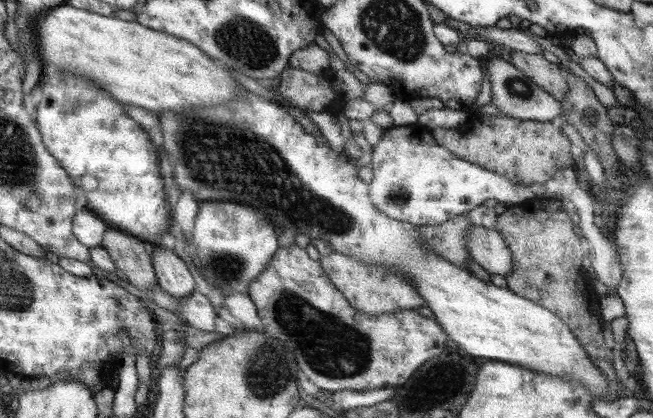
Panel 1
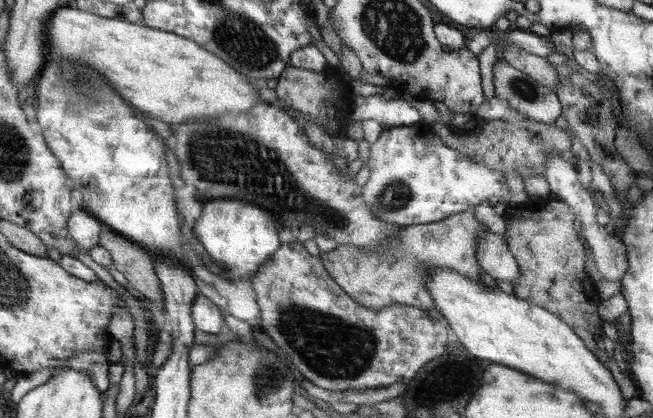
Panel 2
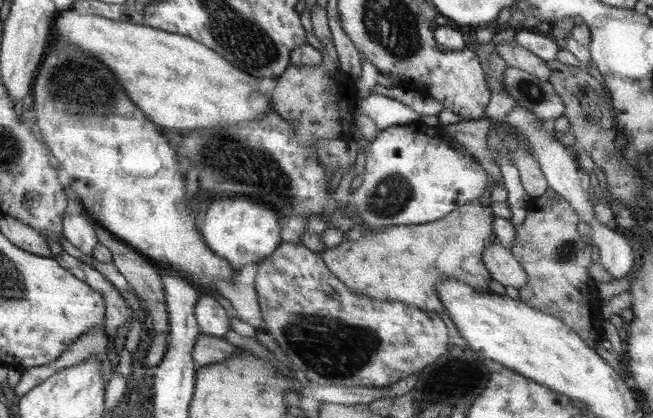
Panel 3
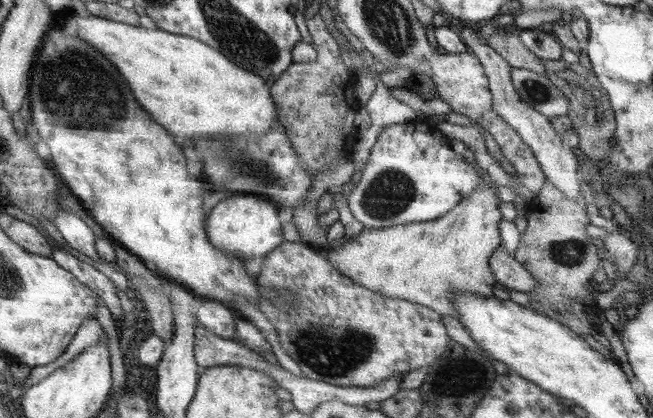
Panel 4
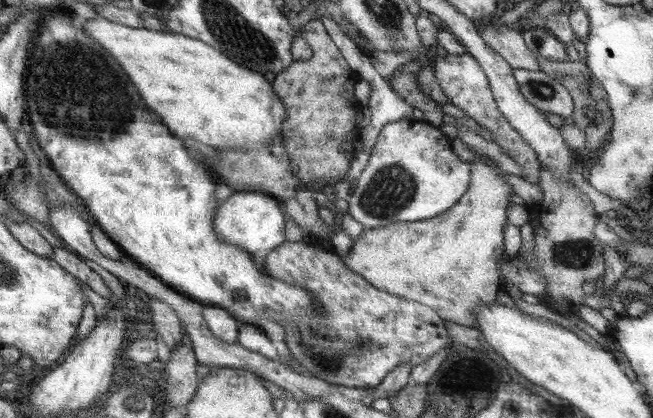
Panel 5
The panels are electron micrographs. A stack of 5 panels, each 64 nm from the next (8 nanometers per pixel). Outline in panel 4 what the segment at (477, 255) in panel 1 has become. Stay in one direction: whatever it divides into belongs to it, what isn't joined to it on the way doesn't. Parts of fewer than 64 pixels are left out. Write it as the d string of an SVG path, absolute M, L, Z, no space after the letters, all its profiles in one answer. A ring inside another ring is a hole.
M498 247L489 262L497 282L510 290L526 293L538 286L533 273L526 269L520 261L517 261L506 248Z

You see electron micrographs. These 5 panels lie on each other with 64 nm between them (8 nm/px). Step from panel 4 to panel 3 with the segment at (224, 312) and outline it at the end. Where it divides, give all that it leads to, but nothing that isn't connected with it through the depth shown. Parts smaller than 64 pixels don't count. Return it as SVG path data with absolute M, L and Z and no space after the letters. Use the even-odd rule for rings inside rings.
M201 294L194 308L197 325L206 334L224 337L231 330L228 312L210 294Z

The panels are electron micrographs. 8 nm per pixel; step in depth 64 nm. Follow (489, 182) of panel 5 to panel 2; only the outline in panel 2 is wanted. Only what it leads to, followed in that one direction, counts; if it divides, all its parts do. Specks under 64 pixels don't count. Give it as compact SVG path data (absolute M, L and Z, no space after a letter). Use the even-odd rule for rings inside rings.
M468 207L437 223L403 226L379 252L337 246L332 252L321 252L319 257L330 276L354 300L368 309L406 304L429 311L434 308L434 299L425 284L434 268L452 268L464 273L470 280L480 281L483 270L477 260L477 247L482 232L486 230L486 225L474 215L474 207Z

